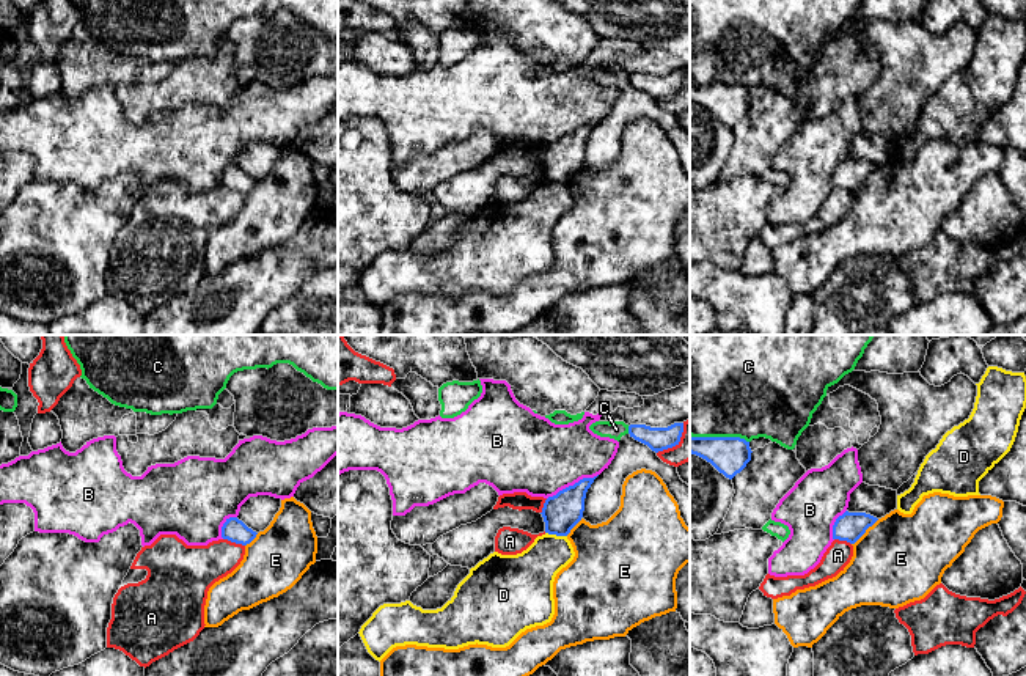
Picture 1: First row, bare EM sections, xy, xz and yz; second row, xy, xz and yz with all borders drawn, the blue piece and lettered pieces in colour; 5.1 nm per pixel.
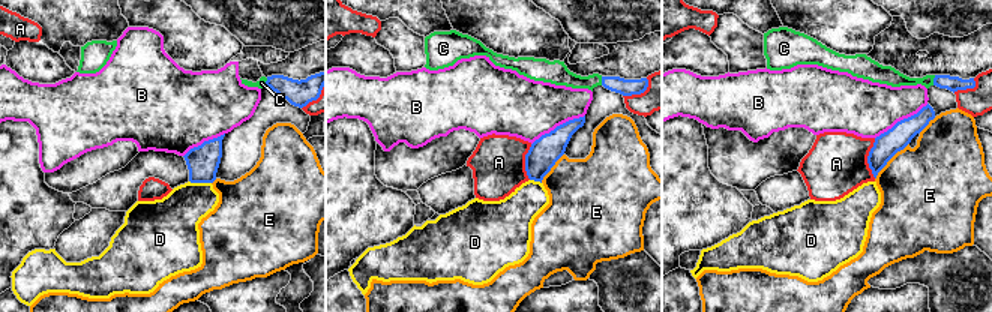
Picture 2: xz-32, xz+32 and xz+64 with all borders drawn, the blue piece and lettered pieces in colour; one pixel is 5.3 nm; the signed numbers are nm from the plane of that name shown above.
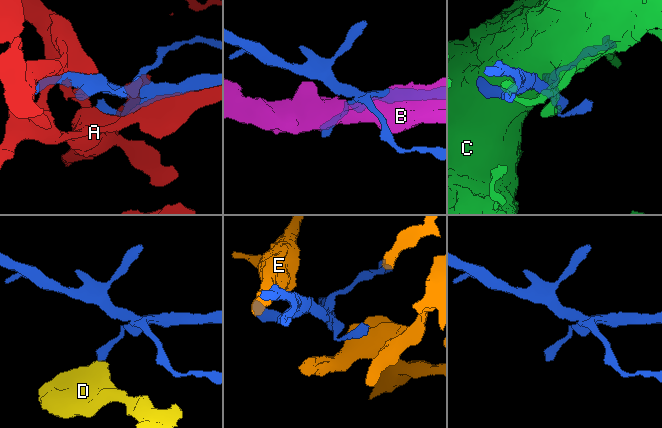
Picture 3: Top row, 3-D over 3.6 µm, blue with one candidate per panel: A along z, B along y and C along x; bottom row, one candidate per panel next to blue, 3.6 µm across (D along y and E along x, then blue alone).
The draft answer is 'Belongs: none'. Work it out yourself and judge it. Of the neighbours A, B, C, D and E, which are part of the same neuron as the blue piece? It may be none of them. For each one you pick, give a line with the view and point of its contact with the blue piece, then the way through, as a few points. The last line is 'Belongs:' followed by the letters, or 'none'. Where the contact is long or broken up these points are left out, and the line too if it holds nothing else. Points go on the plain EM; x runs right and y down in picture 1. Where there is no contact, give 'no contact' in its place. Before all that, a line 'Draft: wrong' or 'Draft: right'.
Draft: right
Belongs: none

